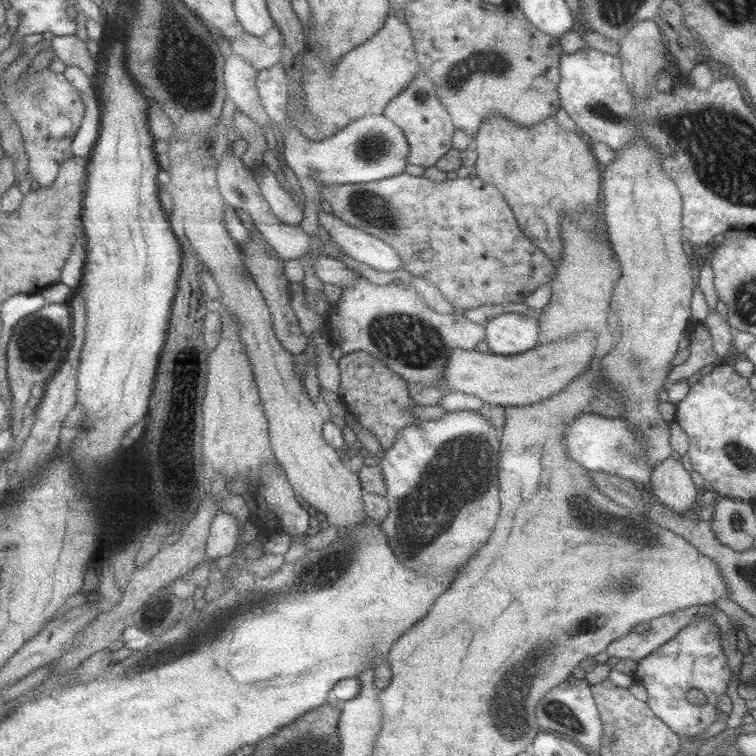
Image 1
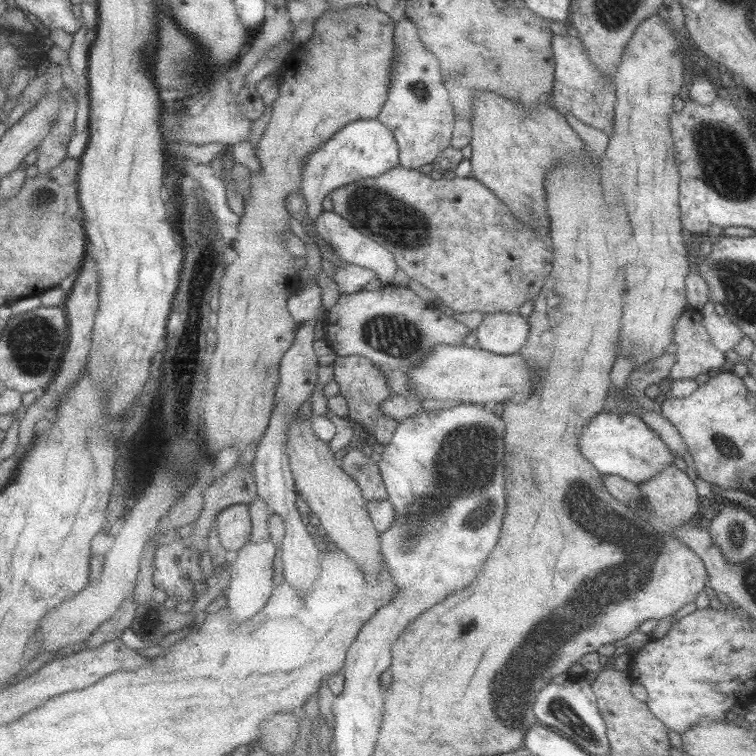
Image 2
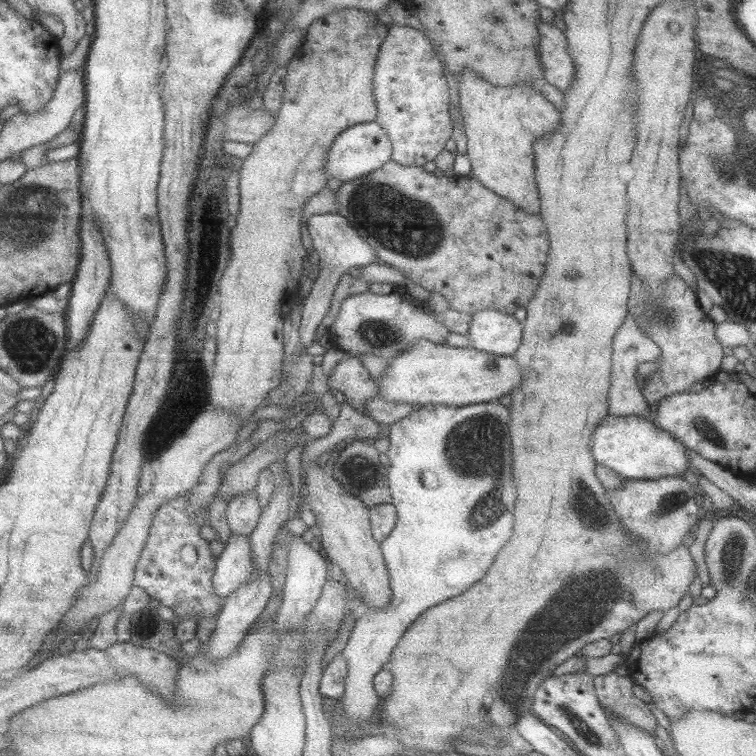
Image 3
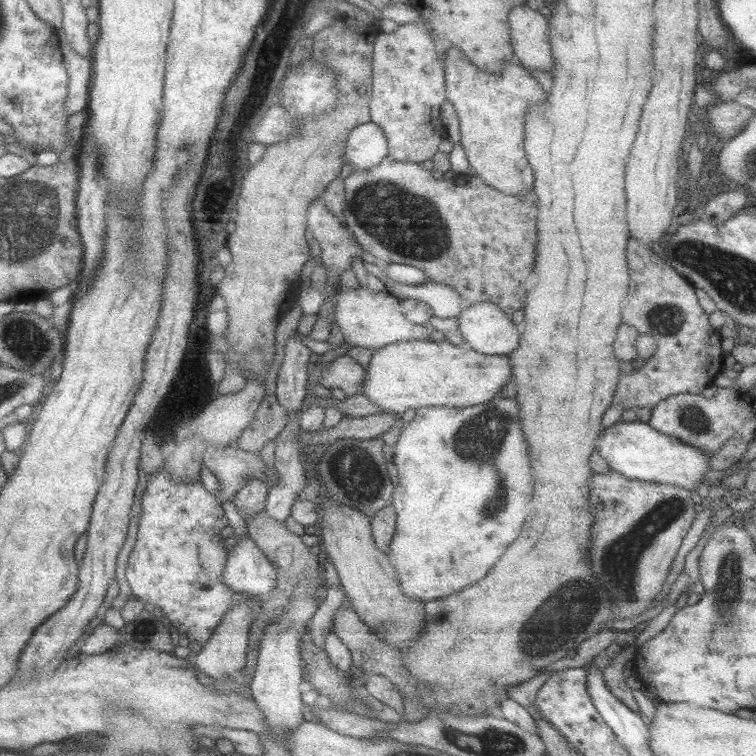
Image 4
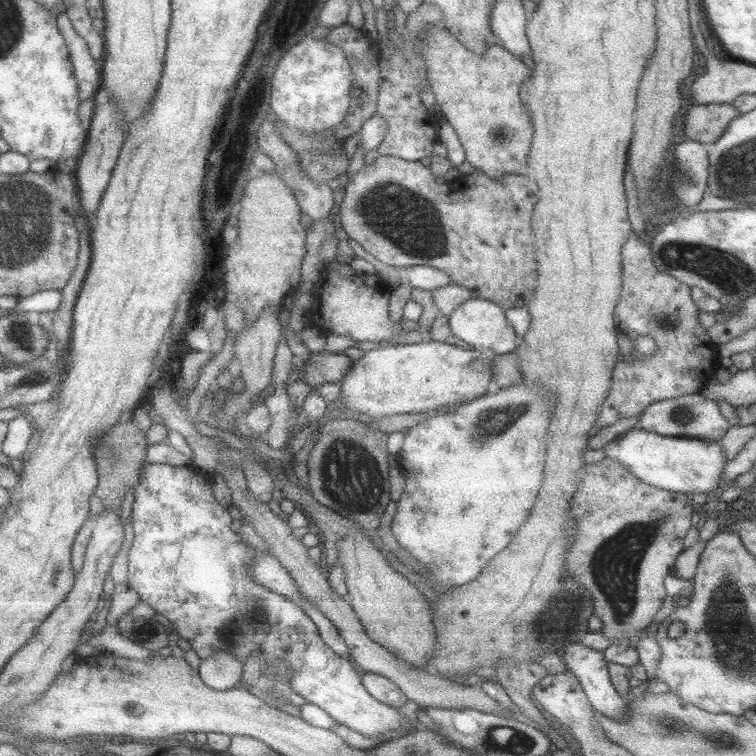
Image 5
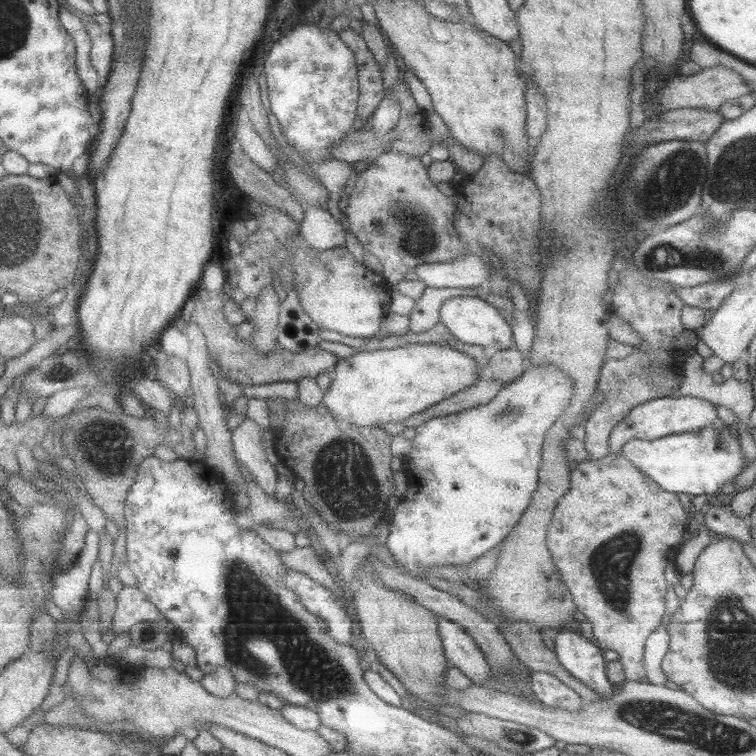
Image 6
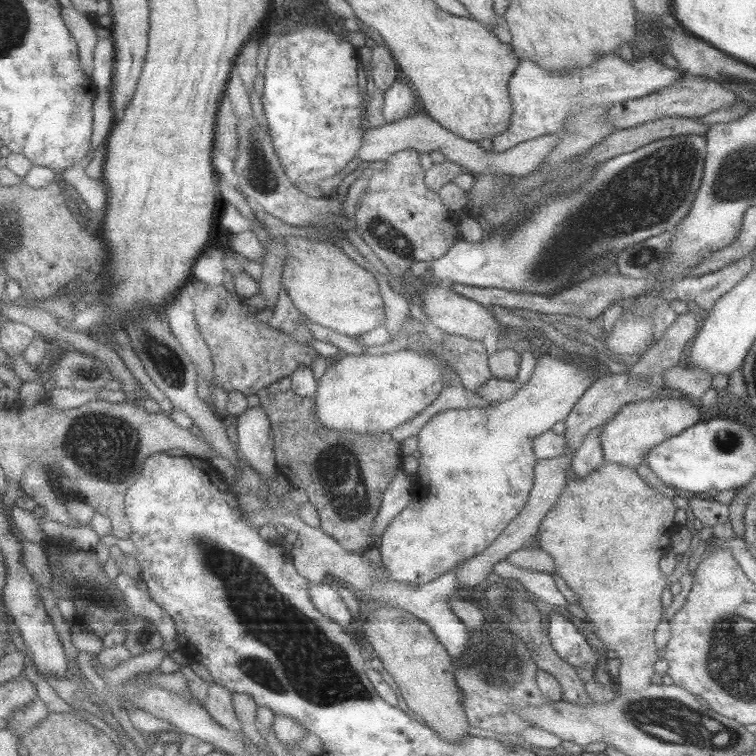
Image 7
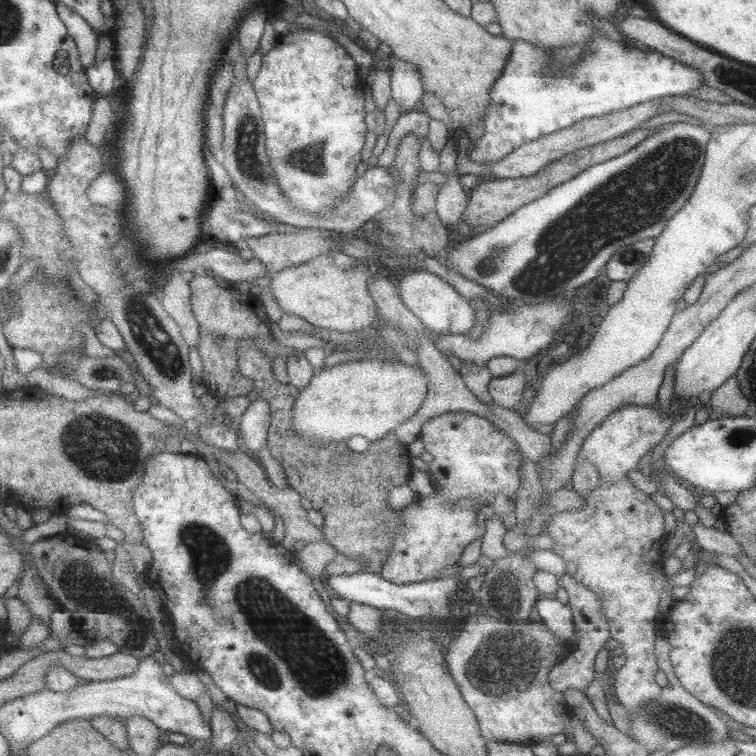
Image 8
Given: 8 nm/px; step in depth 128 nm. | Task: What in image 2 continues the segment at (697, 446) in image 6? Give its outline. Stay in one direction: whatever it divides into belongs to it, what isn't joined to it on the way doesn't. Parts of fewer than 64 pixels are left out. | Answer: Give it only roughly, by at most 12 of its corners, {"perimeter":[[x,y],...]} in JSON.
{"perimeter":[[602,411],[582,427],[582,457],[636,485],[674,463],[640,418]]}

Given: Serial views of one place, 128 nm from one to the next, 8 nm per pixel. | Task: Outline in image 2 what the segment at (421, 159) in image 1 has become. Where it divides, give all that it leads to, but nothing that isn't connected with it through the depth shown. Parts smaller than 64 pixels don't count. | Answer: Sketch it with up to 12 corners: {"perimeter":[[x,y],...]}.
{"perimeter":[[396,23],[389,96],[376,119],[399,164],[450,147],[456,114],[416,25]]}

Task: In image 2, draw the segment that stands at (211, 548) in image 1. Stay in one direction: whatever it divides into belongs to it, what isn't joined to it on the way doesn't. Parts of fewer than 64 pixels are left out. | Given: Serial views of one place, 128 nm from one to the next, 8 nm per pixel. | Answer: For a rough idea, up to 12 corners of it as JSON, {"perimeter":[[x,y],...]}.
{"perimeter":[[234,504],[219,516],[218,532],[234,555],[252,536],[250,504]]}

